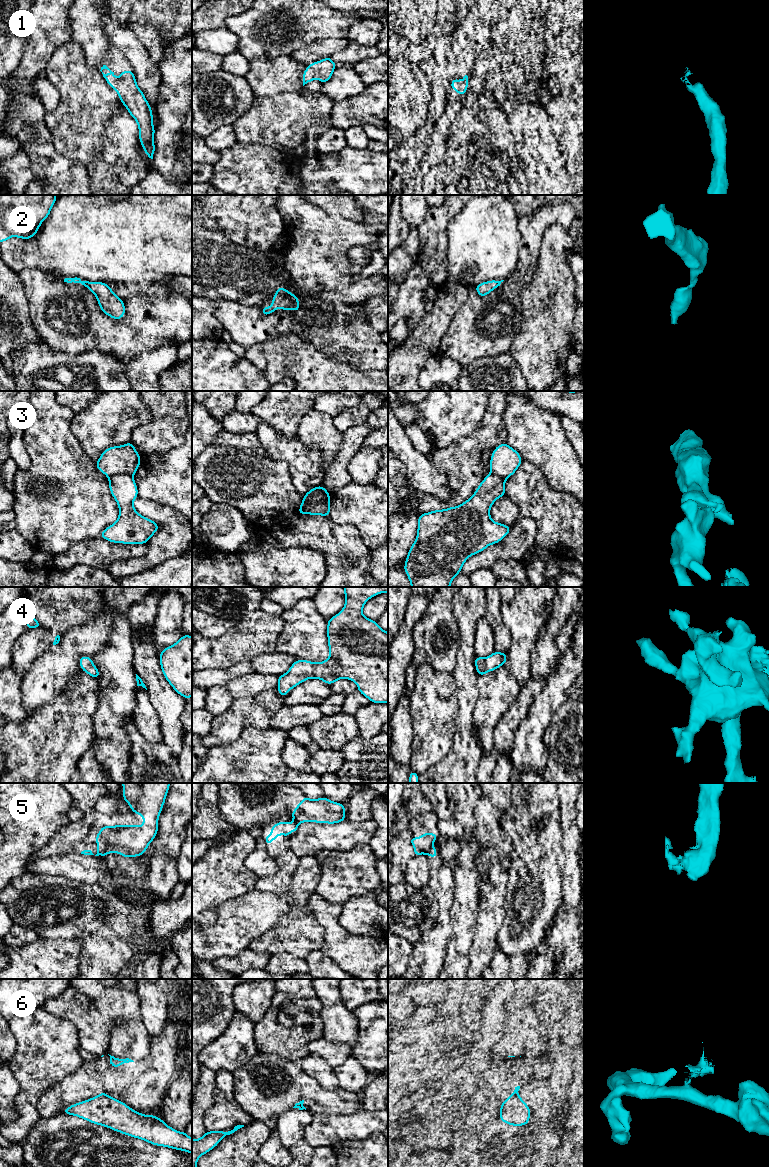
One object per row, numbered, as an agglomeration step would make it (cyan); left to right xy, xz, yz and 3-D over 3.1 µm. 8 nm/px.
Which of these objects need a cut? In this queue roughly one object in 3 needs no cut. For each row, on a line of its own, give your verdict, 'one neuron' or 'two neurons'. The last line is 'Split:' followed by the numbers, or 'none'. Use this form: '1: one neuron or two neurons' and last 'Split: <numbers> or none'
1: one neuron
2: one neuron
3: one neuron
4: one neuron
5: two neurons
6: two neurons
Split: 5, 6

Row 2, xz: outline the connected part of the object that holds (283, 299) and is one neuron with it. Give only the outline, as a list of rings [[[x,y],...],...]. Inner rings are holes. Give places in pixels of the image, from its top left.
[[[281,286],[277,289],[272,298],[272,305],[269,308],[265,305],[263,306],[262,314],[263,316],[267,316],[270,313],[275,312],[277,308],[282,310],[291,309],[298,312],[300,310],[299,298]]]

